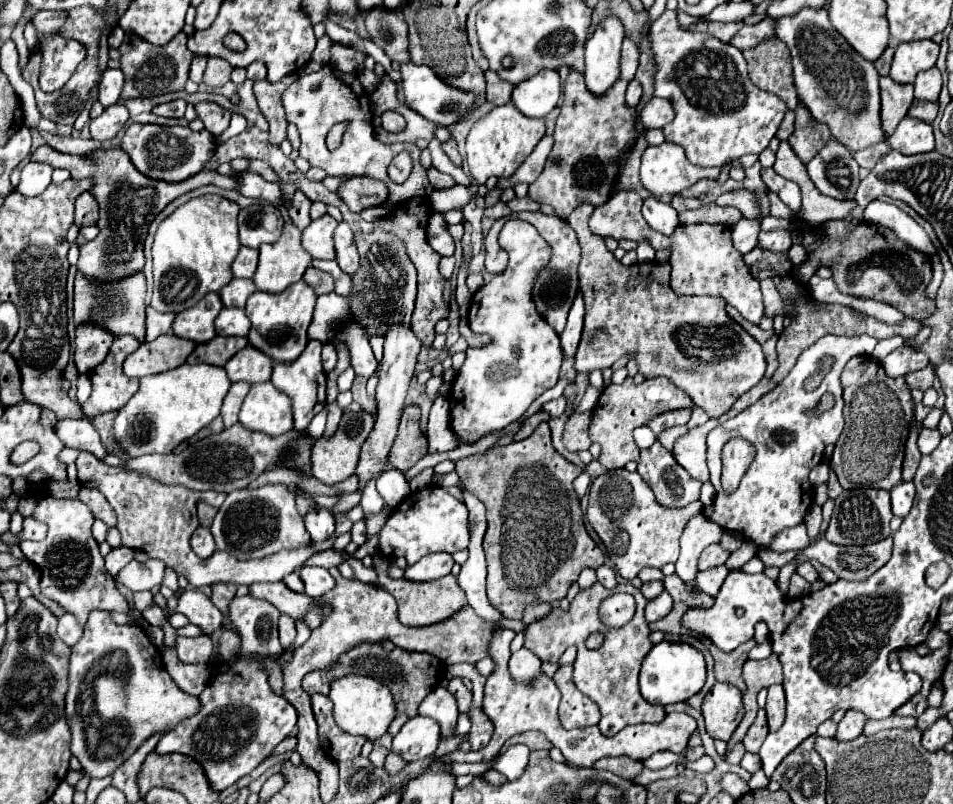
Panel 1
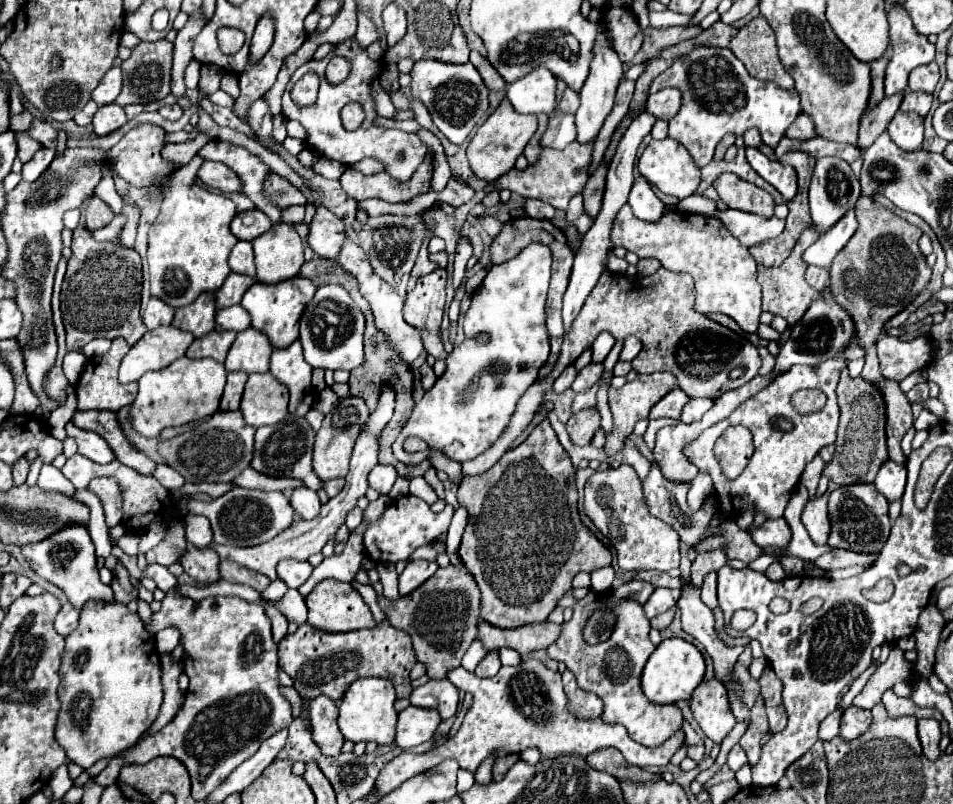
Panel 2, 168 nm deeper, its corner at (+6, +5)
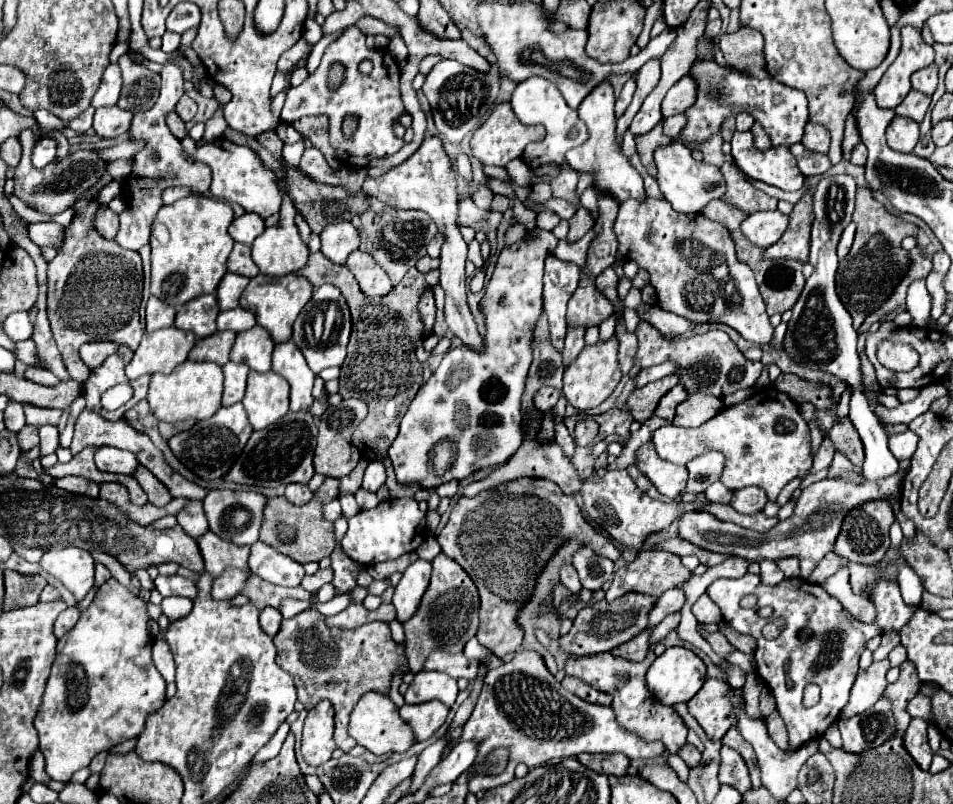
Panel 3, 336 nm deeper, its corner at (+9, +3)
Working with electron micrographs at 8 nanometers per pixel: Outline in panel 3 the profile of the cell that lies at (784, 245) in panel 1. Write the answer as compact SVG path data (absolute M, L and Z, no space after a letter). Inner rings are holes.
M724 163L722 167L728 191L722 199L726 199L728 203L738 205L738 209L744 209L748 213L756 213L756 211L768 211L768 209L776 209L776 199L758 191L750 179L746 179L736 167L732 167L730 163Z

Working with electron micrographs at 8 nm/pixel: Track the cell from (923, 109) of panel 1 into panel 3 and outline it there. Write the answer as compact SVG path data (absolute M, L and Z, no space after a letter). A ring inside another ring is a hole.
M910 91L910 93L906 95L904 103L900 103L900 107L894 109L894 111L896 111L896 115L900 115L900 117L910 117L910 119L914 119L916 123L922 123L924 115L926 115L926 111L928 111L928 105L930 105L930 97L928 97L928 95L922 95L922 93L918 93L918 91Z

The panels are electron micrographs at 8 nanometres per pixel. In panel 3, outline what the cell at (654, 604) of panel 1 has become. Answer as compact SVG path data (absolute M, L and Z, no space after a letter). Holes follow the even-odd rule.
M682 589L666 591L662 597L658 597L654 611L650 611L650 627L656 627L670 613L678 613L684 603L686 603L686 595L684 595Z

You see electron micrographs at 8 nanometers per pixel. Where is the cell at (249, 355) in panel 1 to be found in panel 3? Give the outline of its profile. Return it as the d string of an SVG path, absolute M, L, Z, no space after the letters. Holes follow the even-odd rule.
M254 325L252 329L240 331L236 335L230 359L236 363L246 363L250 369L264 373L270 371L272 367L272 351L274 351L274 341L270 333L264 327Z

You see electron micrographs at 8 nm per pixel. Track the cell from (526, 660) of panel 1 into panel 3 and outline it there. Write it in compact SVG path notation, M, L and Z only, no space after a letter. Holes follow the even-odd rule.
M472 637L468 643L466 643L466 647L464 647L464 655L468 657L468 659L478 659L478 661L482 661L486 655L490 655L488 651L484 651L484 647L476 641L476 637Z

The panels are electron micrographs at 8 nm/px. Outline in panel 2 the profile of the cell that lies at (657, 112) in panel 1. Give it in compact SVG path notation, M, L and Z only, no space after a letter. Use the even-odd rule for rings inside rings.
M661 89L647 97L645 111L657 119L671 119L681 107L681 93L677 89Z

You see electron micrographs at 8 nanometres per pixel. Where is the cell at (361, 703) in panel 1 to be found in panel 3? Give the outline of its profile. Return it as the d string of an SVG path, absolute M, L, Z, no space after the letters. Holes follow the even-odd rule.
M378 693L364 695L358 701L358 705L354 707L354 711L350 715L350 727L348 727L348 731L356 739L358 745L366 747L374 755L406 753L416 743L414 731L402 721L402 717L398 715L398 707L388 697L378 695Z

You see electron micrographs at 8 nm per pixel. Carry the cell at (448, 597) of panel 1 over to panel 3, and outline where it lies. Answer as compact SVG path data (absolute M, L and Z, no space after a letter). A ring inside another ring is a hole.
M436 555L432 561L432 579L422 597L422 603L416 615L406 621L406 659L412 673L422 671L422 663L426 655L436 649L444 649L450 653L460 653L468 639L472 639L478 631L478 609L480 597L476 585L468 577L468 573L446 555Z

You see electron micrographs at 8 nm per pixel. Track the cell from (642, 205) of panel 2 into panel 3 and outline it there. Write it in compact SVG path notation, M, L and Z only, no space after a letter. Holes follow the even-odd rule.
M602 83L602 87L596 87L584 101L582 107L578 109L580 119L586 123L590 139L582 147L574 147L566 153L566 163L570 169L574 169L578 175L590 173L594 177L592 187L602 193L610 195L616 201L626 201L630 197L644 199L644 185L640 173L630 165L628 157L622 153L620 143L616 141L616 115L614 115L614 91L610 83Z

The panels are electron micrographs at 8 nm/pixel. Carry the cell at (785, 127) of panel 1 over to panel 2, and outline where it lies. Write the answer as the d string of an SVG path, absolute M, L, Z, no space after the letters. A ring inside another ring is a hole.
M805 113L797 115L797 119L791 123L791 127L787 129L785 133L789 139L799 139L799 141L805 141L805 139L811 139L815 135L815 129L813 129L813 123L809 121L809 117L805 117Z

